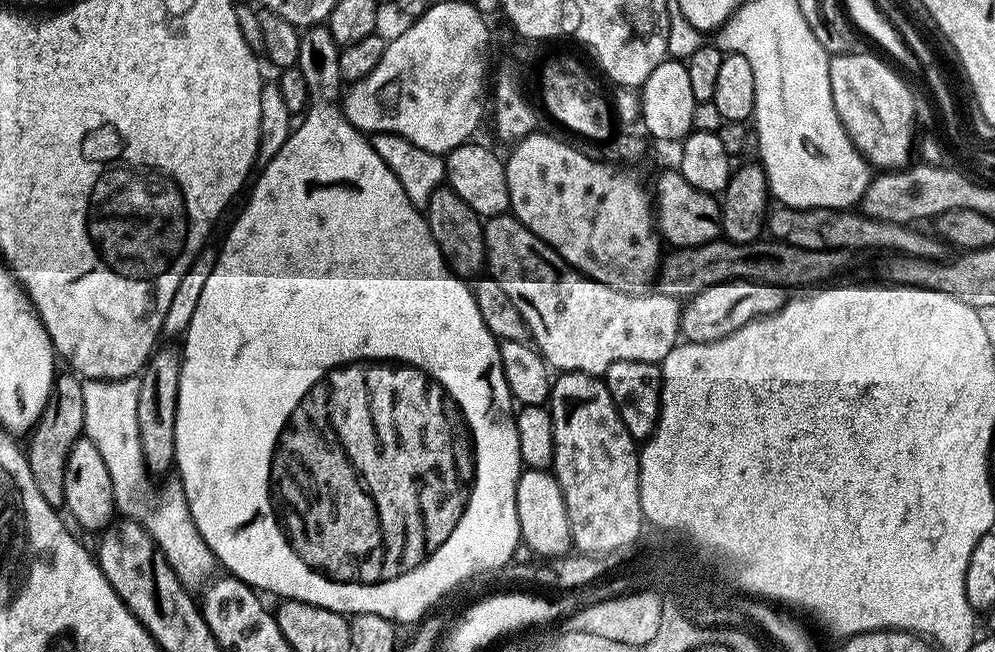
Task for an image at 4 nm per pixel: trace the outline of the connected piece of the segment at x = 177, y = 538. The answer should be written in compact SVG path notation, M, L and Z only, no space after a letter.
M89 380L82 383L84 395L84 431L98 446L102 454L102 462L106 462L106 470L110 470L112 493L116 496L116 508L127 519L141 524L152 535L157 549L163 559L176 571L180 581L185 586L193 586L203 576L208 575L212 567L217 567L218 561L212 555L210 546L200 536L198 526L192 521L192 511L188 508L188 500L183 491L176 490L173 496L168 496L157 508L148 506L143 496L142 478L146 476L142 442L138 434L138 394L140 380Z

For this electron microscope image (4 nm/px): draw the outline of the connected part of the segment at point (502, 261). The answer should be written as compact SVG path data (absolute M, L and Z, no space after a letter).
M511 214L503 216L489 216L483 221L484 226L484 245L486 246L486 272L491 279L498 282L498 286L502 286L502 290L506 290L506 298L510 298L510 302L514 302L514 306L518 310L518 314L522 314L522 318L526 322L531 339L534 341L535 347L544 357L544 361L553 369L560 372L589 372L592 376L600 376L607 373L609 366L614 362L622 362L623 360L633 360L634 362L646 362L647 364L659 365L670 354L670 350L675 348L680 335L680 313L682 304L677 297L661 296L653 294L653 296L640 296L644 294L633 294L623 292L617 288L611 288L609 284L603 284L597 280L590 280L587 276L579 273L576 269L570 267L563 258L560 257L544 240L539 240L530 229L516 219Z

